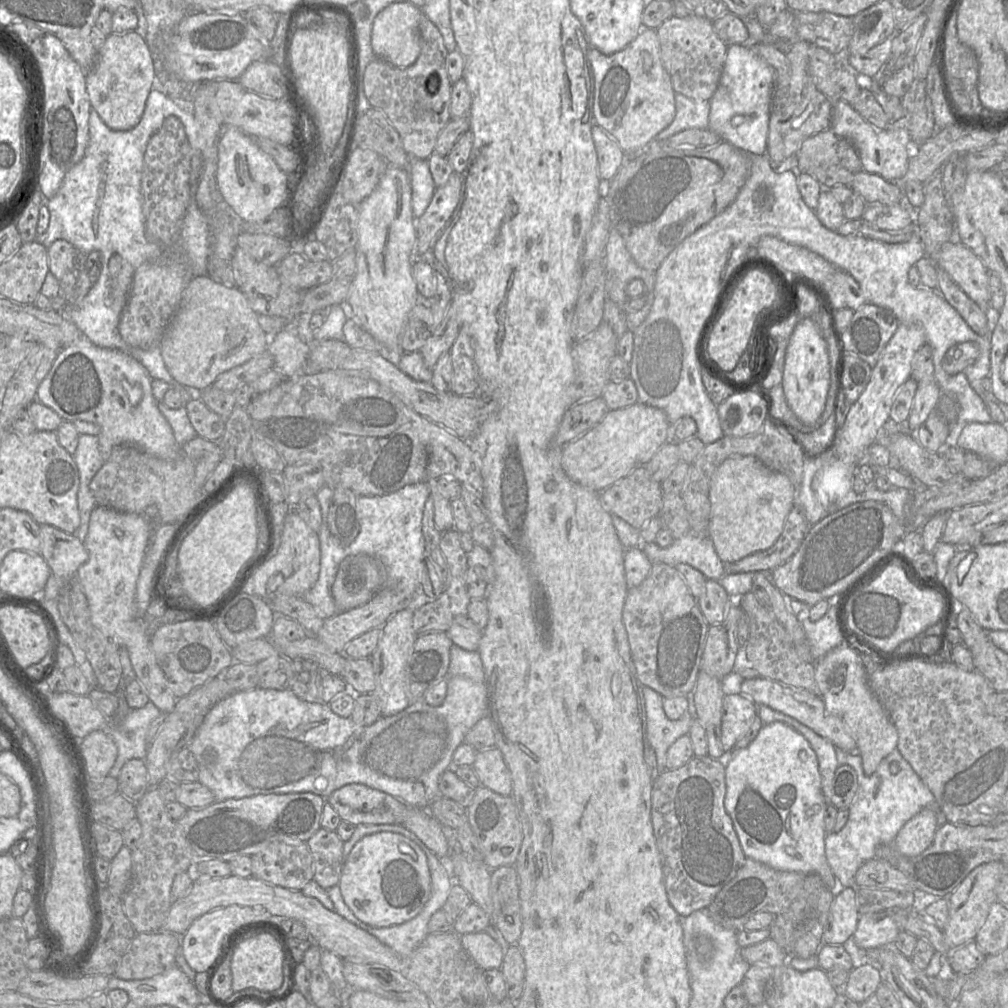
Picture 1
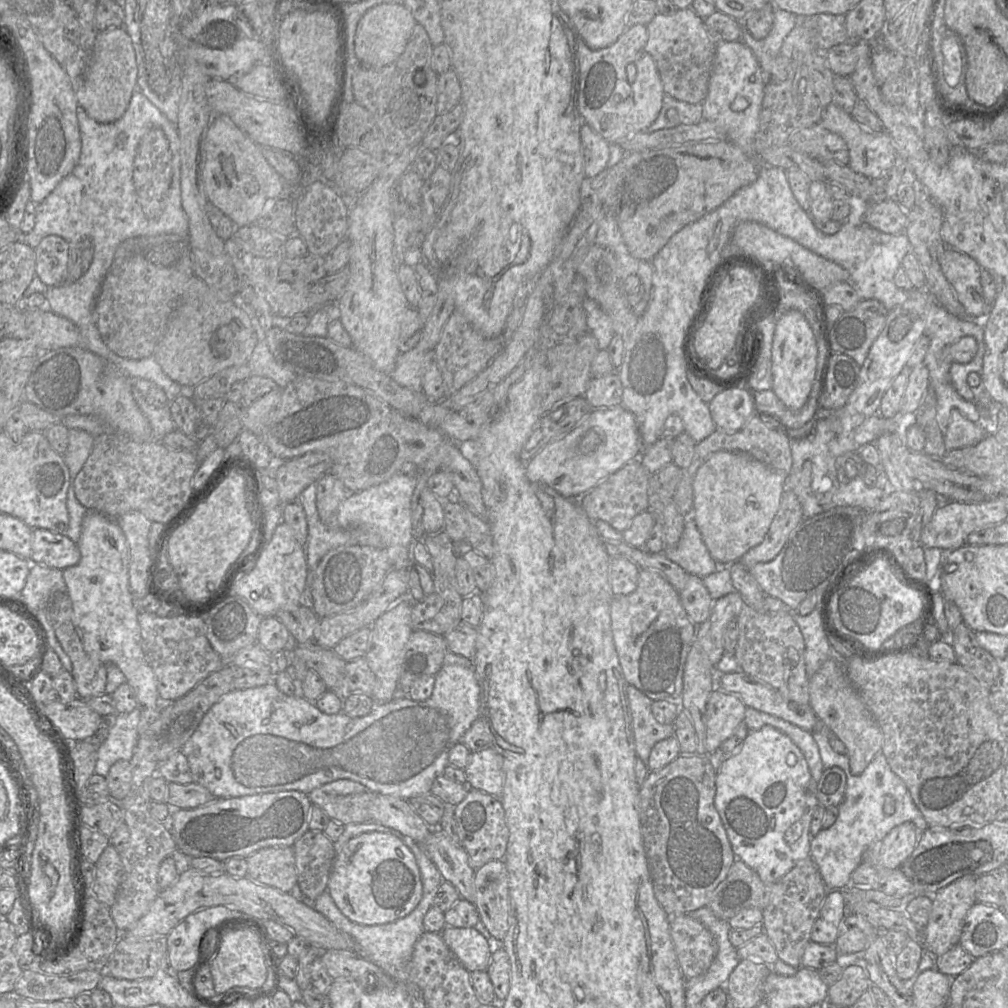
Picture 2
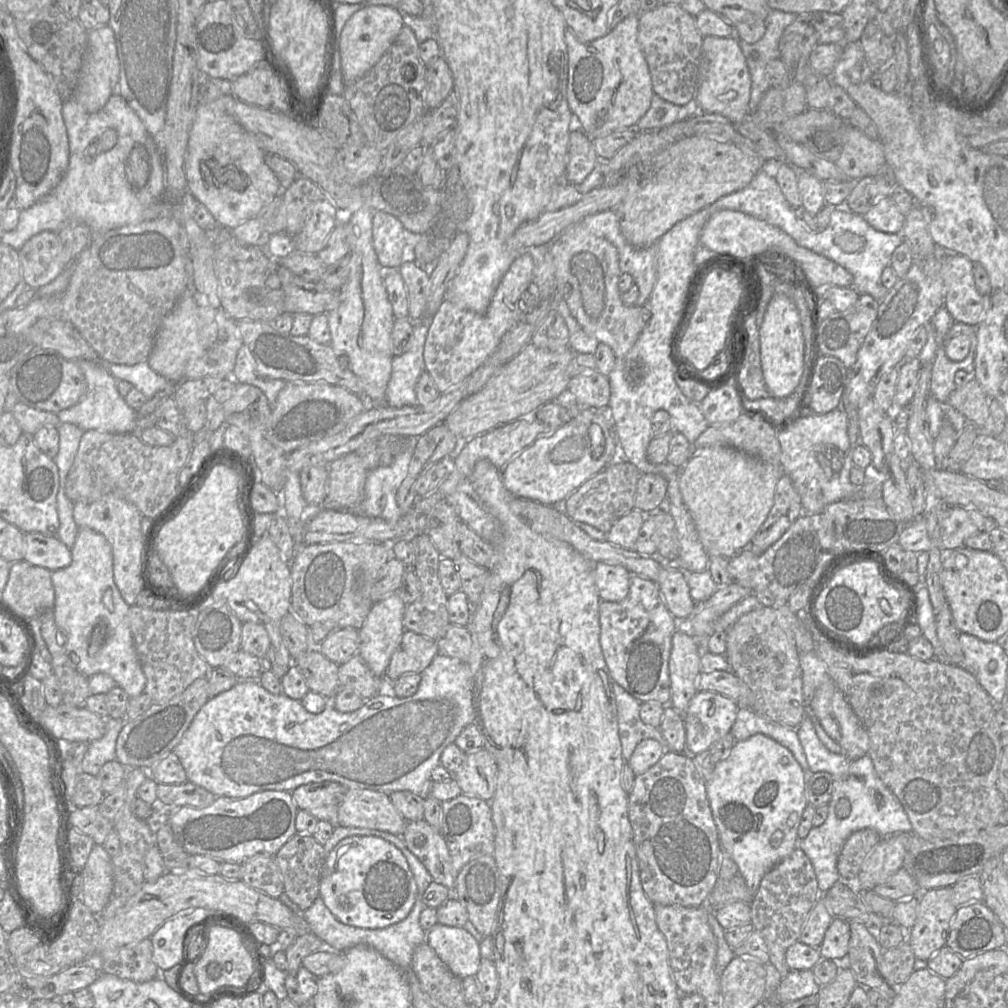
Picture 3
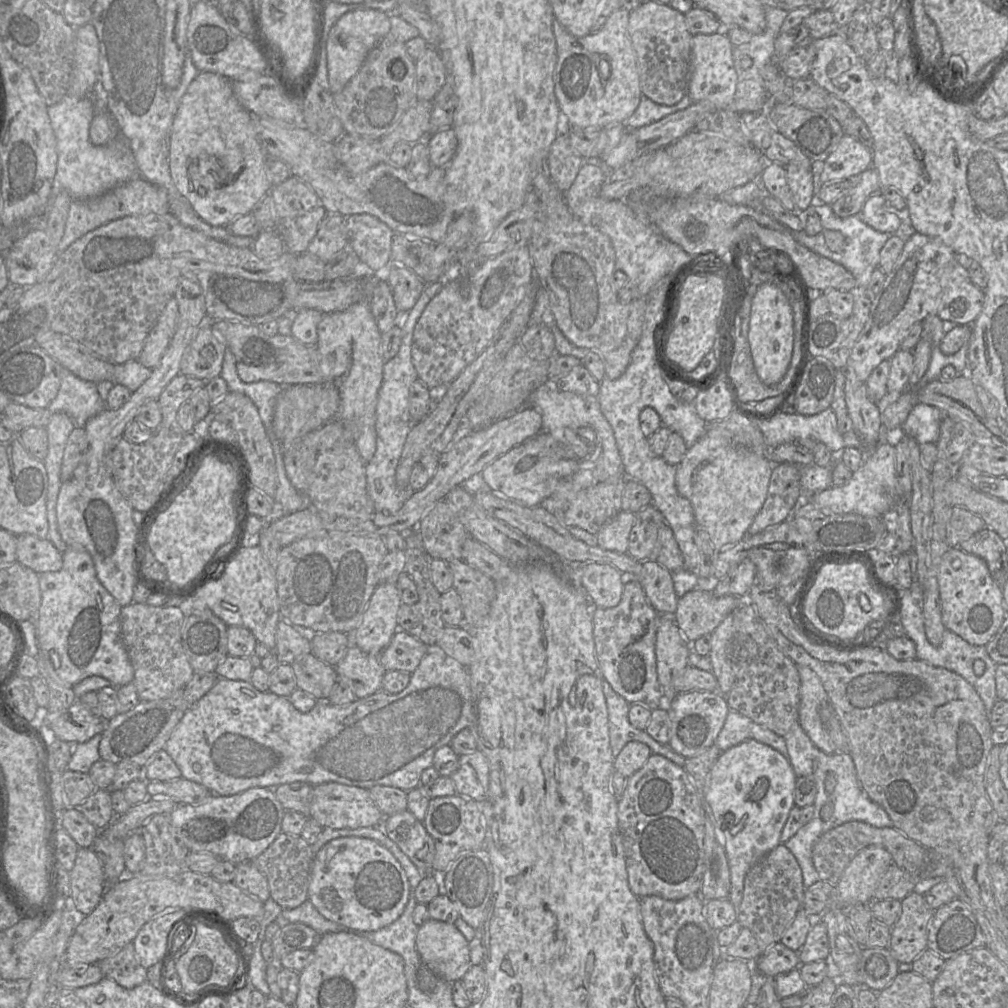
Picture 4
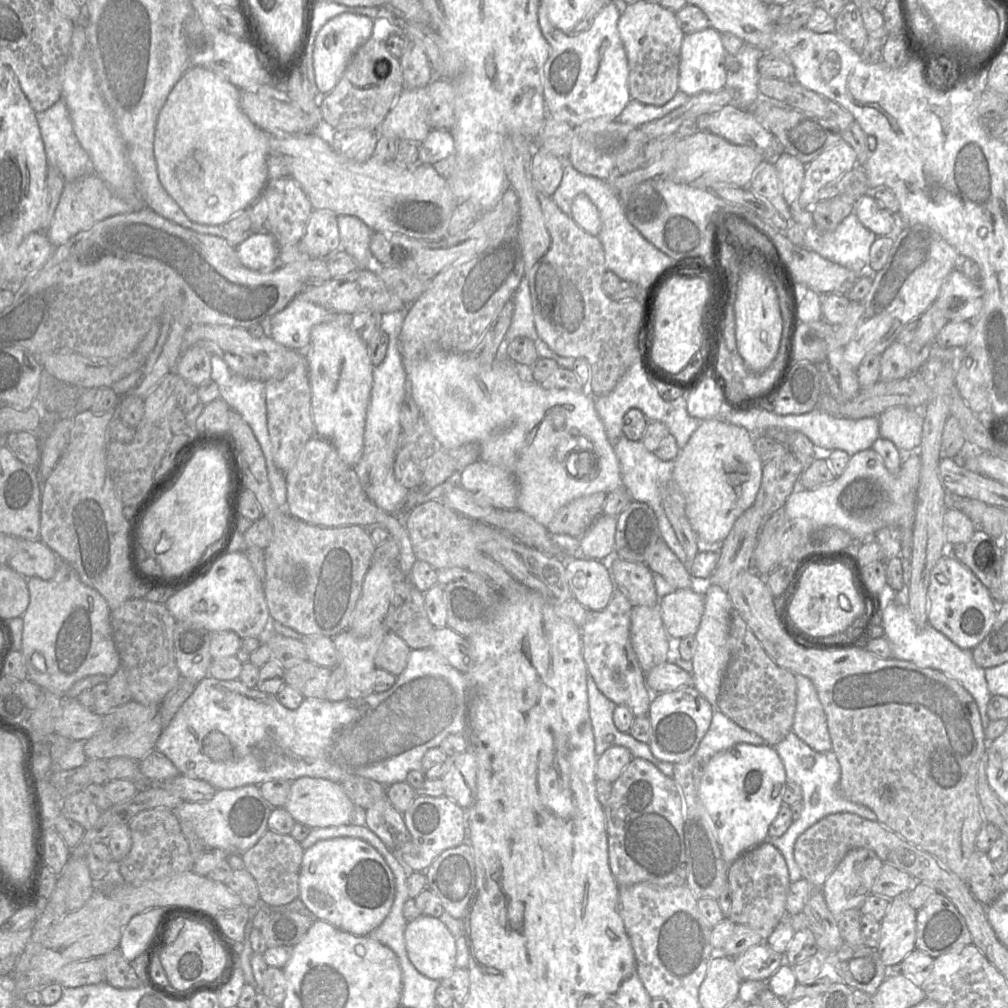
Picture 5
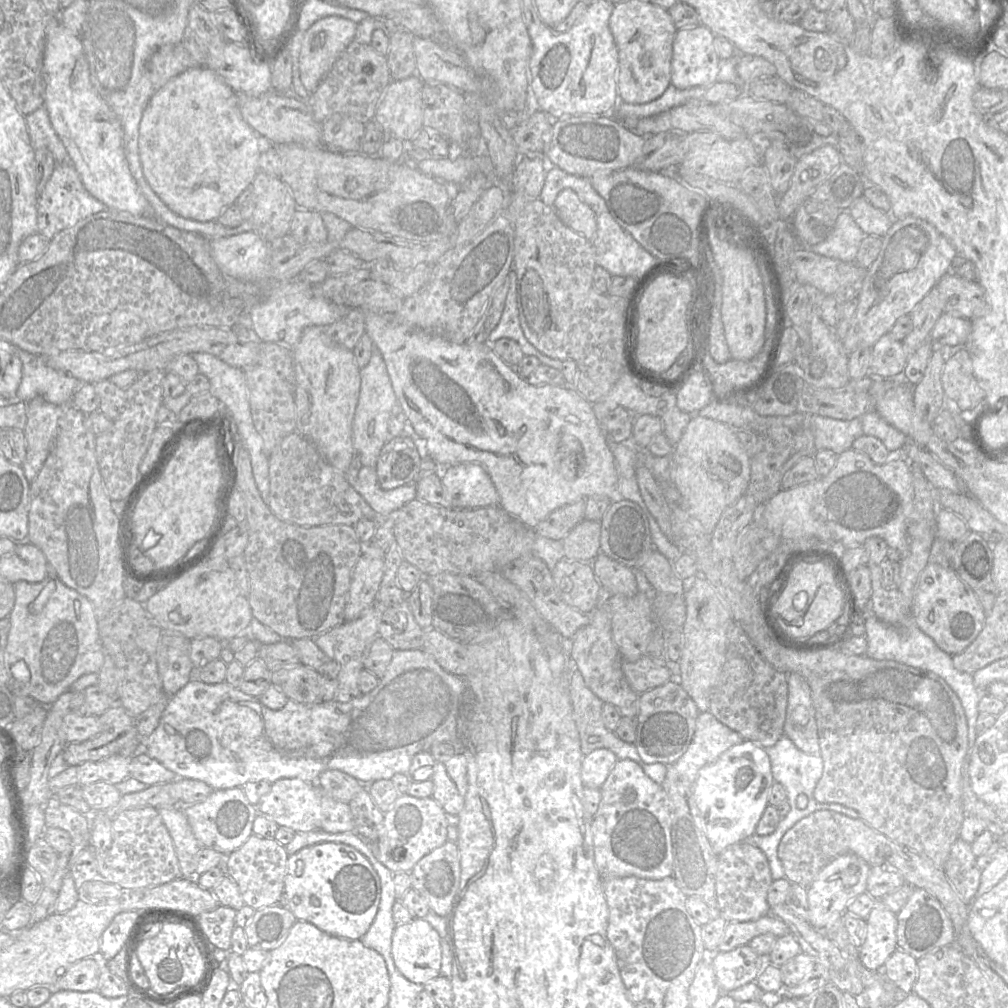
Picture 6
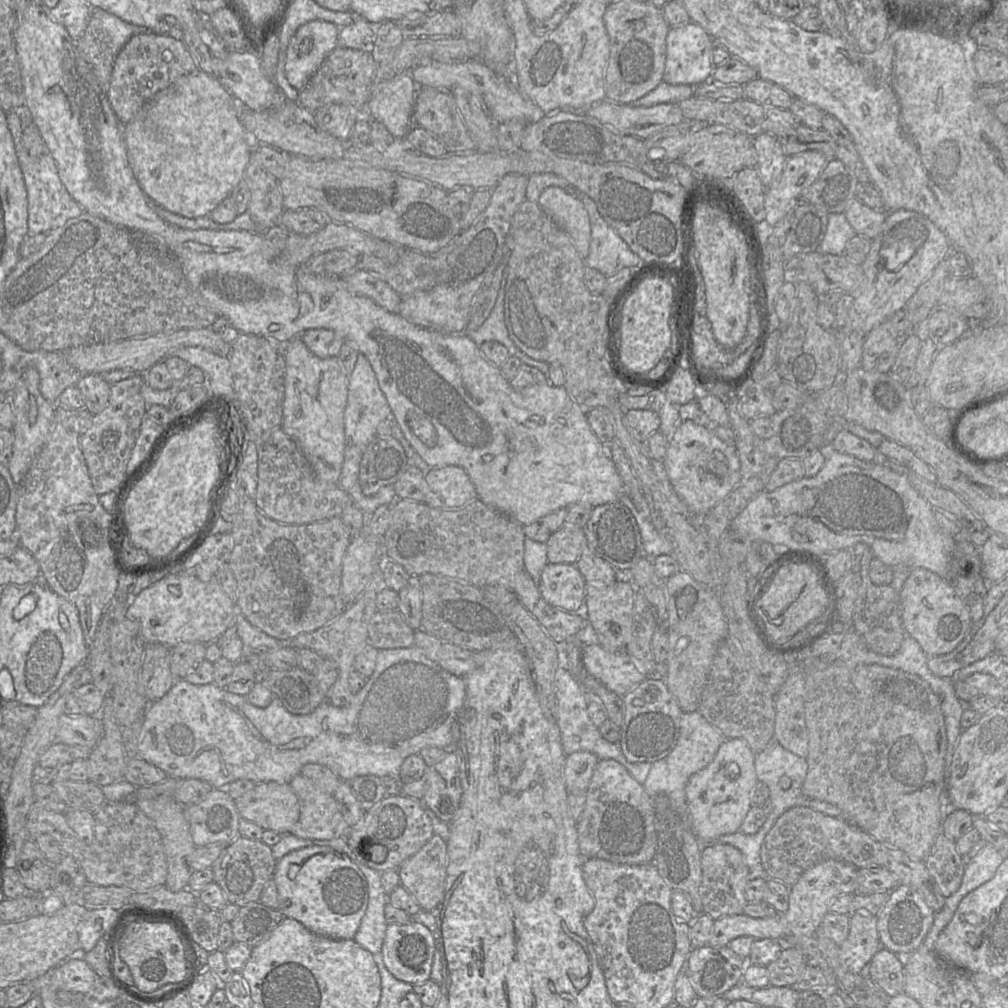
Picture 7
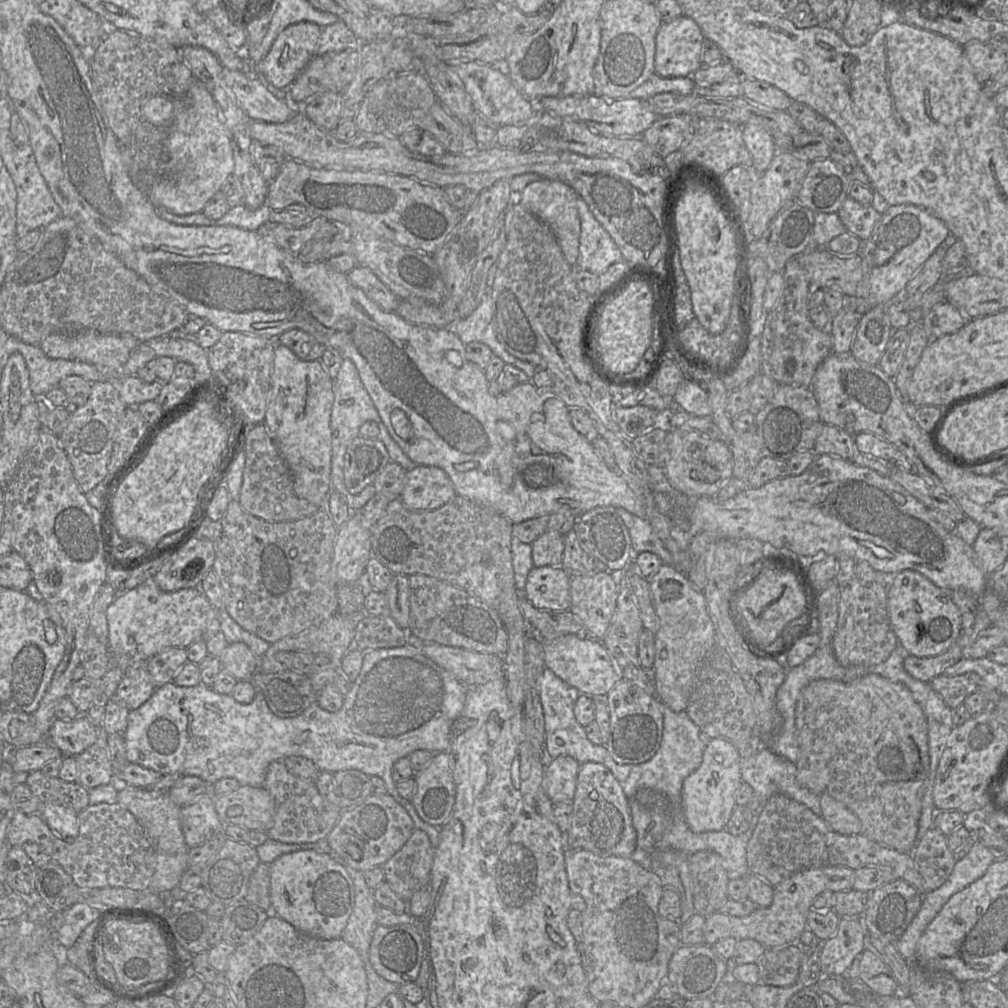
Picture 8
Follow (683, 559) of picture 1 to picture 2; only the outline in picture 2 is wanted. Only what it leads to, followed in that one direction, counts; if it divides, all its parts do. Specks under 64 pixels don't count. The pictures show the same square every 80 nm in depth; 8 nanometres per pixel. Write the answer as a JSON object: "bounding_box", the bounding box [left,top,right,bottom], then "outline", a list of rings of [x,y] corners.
{"bounding_box":[660,518,727,578],"outline":[[[690,518],[685,519],[684,530],[677,545],[672,548],[665,548],[665,550],[660,553],[664,553],[667,559],[678,564],[689,574],[696,575],[700,578],[704,578],[717,570],[727,569],[723,564],[717,562],[711,556],[702,539],[699,529],[697,528],[695,522]]]}

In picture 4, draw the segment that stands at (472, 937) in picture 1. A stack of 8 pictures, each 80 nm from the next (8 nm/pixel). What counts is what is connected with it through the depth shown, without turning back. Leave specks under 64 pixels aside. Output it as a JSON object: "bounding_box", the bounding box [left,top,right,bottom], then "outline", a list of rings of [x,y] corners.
{"bounding_box":[415,918,472,983],"outline":[[[429,918],[418,927],[415,945],[421,964],[449,983],[461,979],[472,966],[469,942],[453,923]]]}

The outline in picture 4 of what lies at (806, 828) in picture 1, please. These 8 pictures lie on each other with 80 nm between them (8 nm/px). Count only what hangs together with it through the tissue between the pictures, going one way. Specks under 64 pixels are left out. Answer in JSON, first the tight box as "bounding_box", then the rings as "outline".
{"bounding_box":[703,740,797,907],"outline":[[[747,740],[723,751],[709,771],[703,798],[710,807],[717,842],[726,853],[730,869],[728,899],[738,907],[744,879],[750,868],[781,842],[794,803],[797,776],[789,760],[777,750]]]}

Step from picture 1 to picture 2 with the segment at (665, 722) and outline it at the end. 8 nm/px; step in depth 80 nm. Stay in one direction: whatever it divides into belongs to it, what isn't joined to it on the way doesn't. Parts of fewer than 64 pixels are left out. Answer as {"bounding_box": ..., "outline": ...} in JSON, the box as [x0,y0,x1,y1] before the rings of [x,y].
{"bounding_box":[623,686,674,762],"outline":[[[623,686],[623,690],[632,715],[636,755],[643,762],[647,762],[656,743],[674,737],[674,725],[657,722],[651,710],[653,701],[634,686]]]}

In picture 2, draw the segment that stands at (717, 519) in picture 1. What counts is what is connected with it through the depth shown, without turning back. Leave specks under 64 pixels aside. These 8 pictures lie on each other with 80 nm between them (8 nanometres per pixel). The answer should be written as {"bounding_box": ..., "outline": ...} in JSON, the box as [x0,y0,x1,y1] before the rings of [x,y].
{"bounding_box":[692,452,786,565],"outline":[[[739,452],[713,453],[697,470],[693,479],[692,520],[699,529],[711,556],[723,565],[738,562],[750,549],[759,545],[779,509],[786,488],[786,474]]]}

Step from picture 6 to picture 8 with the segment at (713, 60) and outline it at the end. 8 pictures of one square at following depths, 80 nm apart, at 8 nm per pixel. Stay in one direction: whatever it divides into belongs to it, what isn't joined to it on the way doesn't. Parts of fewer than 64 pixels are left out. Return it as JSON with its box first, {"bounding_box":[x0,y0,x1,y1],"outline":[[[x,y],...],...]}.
{"bounding_box":[655,15,705,77],"outline":[[[686,15],[663,22],[655,39],[655,73],[662,77],[691,77],[703,65],[701,53],[705,40],[700,27]]]}

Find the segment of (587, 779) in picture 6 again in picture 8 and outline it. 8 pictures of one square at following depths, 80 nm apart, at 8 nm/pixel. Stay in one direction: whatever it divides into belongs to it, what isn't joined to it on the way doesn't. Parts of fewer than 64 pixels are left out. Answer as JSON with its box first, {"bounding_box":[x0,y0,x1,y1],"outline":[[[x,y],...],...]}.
{"bounding_box":[543,756,581,804],"outline":[[[570,756],[548,761],[544,770],[543,788],[554,804],[572,801],[581,764]]]}

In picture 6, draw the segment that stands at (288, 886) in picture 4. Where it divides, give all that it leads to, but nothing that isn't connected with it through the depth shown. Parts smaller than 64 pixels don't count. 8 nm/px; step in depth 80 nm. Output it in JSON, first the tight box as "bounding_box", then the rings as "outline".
{"bounding_box":[217,835,288,909],"outline":[[[251,835],[240,848],[225,855],[223,863],[217,867],[222,868],[224,874],[236,882],[245,905],[259,909],[280,902],[288,857],[285,846],[276,840]]]}

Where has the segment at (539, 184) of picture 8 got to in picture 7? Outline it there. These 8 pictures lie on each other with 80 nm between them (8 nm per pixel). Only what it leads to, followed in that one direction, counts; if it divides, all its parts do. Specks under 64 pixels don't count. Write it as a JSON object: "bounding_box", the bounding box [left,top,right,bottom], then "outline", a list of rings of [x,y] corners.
{"bounding_box":[538,186,591,259],"outline":[[[551,186],[540,195],[538,205],[571,237],[584,259],[591,240],[589,215],[583,203],[566,190]]]}

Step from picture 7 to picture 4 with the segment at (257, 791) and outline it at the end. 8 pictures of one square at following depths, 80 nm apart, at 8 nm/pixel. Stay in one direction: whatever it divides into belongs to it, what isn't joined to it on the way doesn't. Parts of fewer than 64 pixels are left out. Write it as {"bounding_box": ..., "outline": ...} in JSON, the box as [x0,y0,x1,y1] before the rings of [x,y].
{"bounding_box":[308,782,385,829],"outline":[[[329,782],[313,786],[308,818],[316,821],[323,828],[357,829],[378,827],[383,822],[385,815],[374,803],[368,789]]]}

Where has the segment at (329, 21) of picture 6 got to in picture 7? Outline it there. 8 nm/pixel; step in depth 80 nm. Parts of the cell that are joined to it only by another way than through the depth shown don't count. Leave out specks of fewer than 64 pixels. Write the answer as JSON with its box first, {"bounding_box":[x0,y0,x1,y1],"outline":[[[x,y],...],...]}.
{"bounding_box":[285,20,340,89],"outline":[[[313,20],[298,28],[287,52],[285,74],[296,89],[303,89],[322,65],[325,58],[338,47],[340,27],[324,20]]]}

